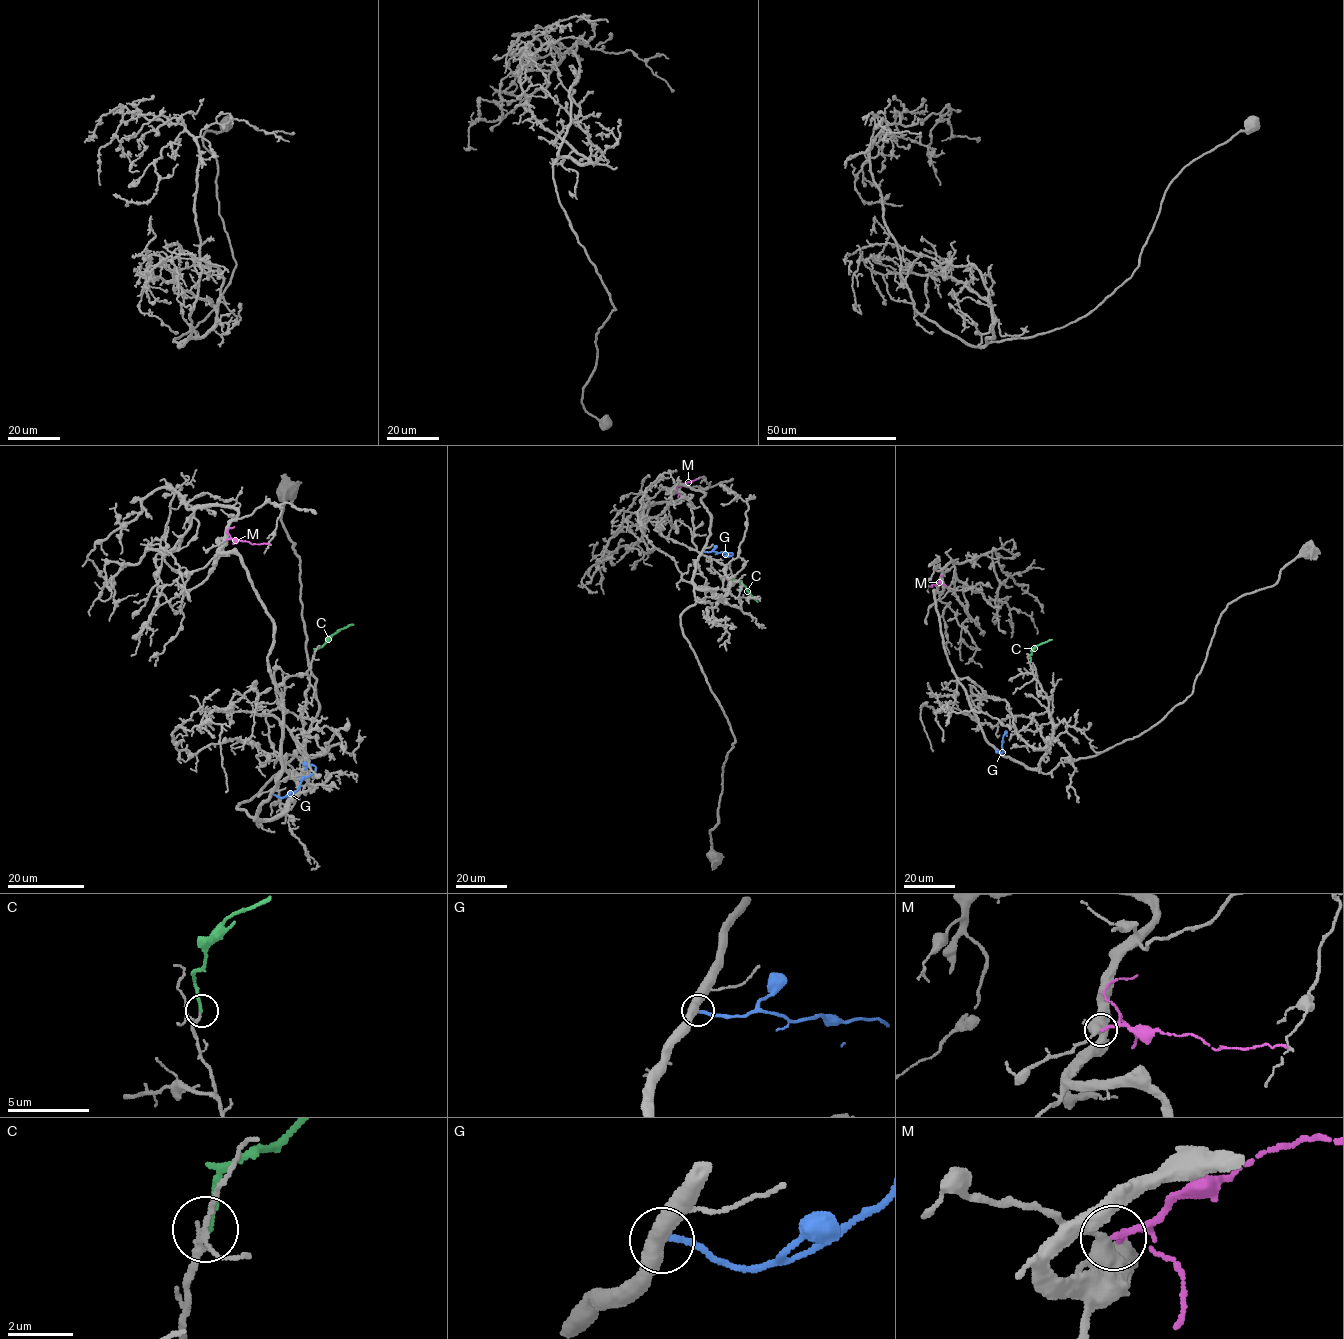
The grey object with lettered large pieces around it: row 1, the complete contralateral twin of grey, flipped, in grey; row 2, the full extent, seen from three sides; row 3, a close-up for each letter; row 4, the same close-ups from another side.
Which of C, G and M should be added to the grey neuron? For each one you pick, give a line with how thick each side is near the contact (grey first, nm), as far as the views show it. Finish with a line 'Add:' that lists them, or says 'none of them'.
C: calibres 130 and 220 nm
Add: C

